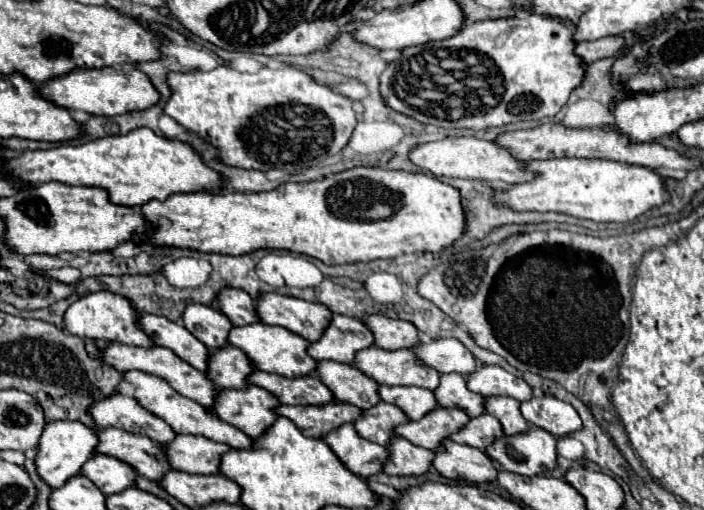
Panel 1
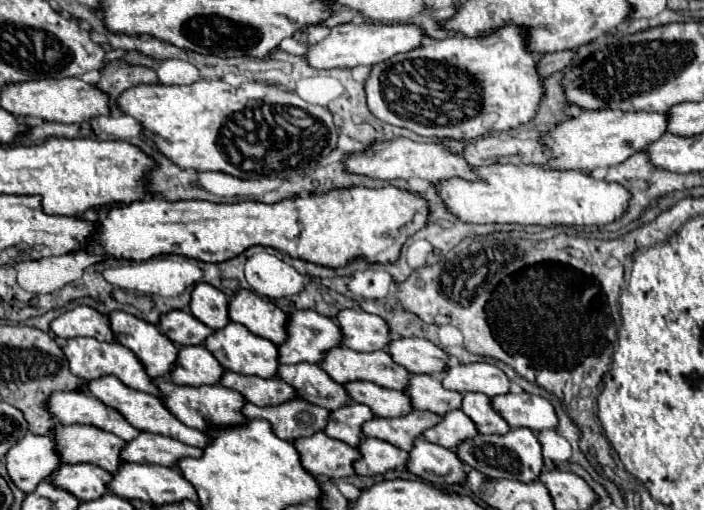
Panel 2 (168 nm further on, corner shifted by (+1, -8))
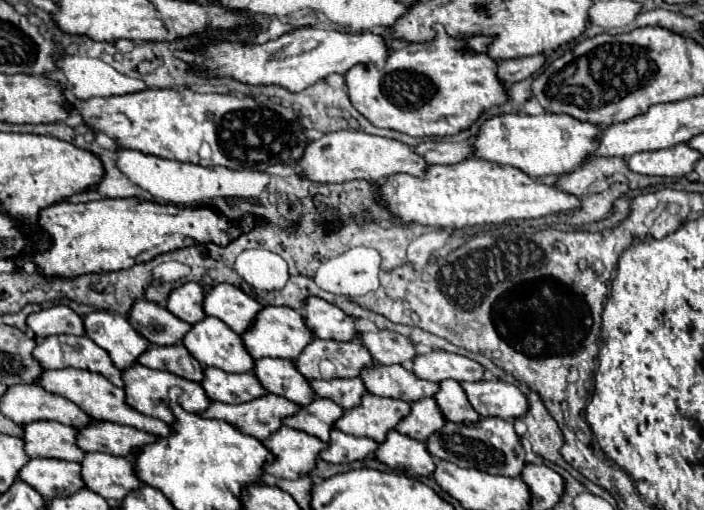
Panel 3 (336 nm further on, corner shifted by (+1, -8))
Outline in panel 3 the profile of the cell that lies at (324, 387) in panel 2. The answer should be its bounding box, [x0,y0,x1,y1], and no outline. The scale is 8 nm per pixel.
[254,358,316,404]

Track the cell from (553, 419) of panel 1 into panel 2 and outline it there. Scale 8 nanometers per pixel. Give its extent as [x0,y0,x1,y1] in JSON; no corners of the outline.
[492,392,558,432]

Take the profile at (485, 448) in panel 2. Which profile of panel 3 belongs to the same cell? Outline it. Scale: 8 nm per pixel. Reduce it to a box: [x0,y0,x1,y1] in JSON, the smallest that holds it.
[426,418,526,476]

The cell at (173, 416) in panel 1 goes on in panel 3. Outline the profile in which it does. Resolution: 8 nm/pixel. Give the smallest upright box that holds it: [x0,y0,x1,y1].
[36,368,166,436]

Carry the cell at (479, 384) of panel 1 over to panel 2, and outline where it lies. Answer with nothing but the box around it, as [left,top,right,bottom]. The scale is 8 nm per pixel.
[442,362,510,398]

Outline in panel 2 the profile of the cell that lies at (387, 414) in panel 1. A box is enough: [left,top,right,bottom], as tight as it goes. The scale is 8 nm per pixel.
[324,402,376,448]

